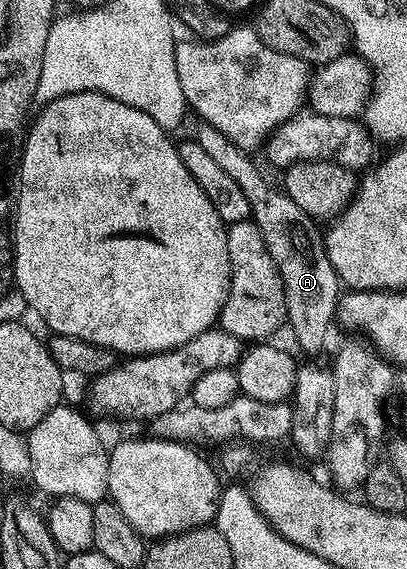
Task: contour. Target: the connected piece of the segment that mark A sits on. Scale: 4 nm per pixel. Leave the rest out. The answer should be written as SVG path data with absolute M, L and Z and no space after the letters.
M200 121L199 127L193 134L193 141L201 144L201 148L209 155L210 158L218 164L224 172L229 172L229 176L233 176L233 181L241 187L241 192L245 192L245 200L249 200L251 205L250 221L261 232L261 240L265 244L265 248L269 252L269 256L273 260L273 264L277 268L277 272L281 276L281 284L285 292L285 308L287 316L286 325L291 325L291 330L295 333L295 338L299 341L299 346L303 350L308 350L308 355L315 356L315 353L322 348L327 342L327 333L331 330L331 322L336 321L337 311L339 308L339 296L341 293L341 283L335 269L329 264L327 251L323 249L323 243L317 237L314 238L316 223L305 212L301 212L301 208L297 208L297 204L293 204L293 200L289 200L289 196L278 185L275 186L251 163L252 155L248 151L243 150L237 144L233 144L233 140L229 140L229 136L225 136L225 132L217 132L217 128L213 128L208 122Z

